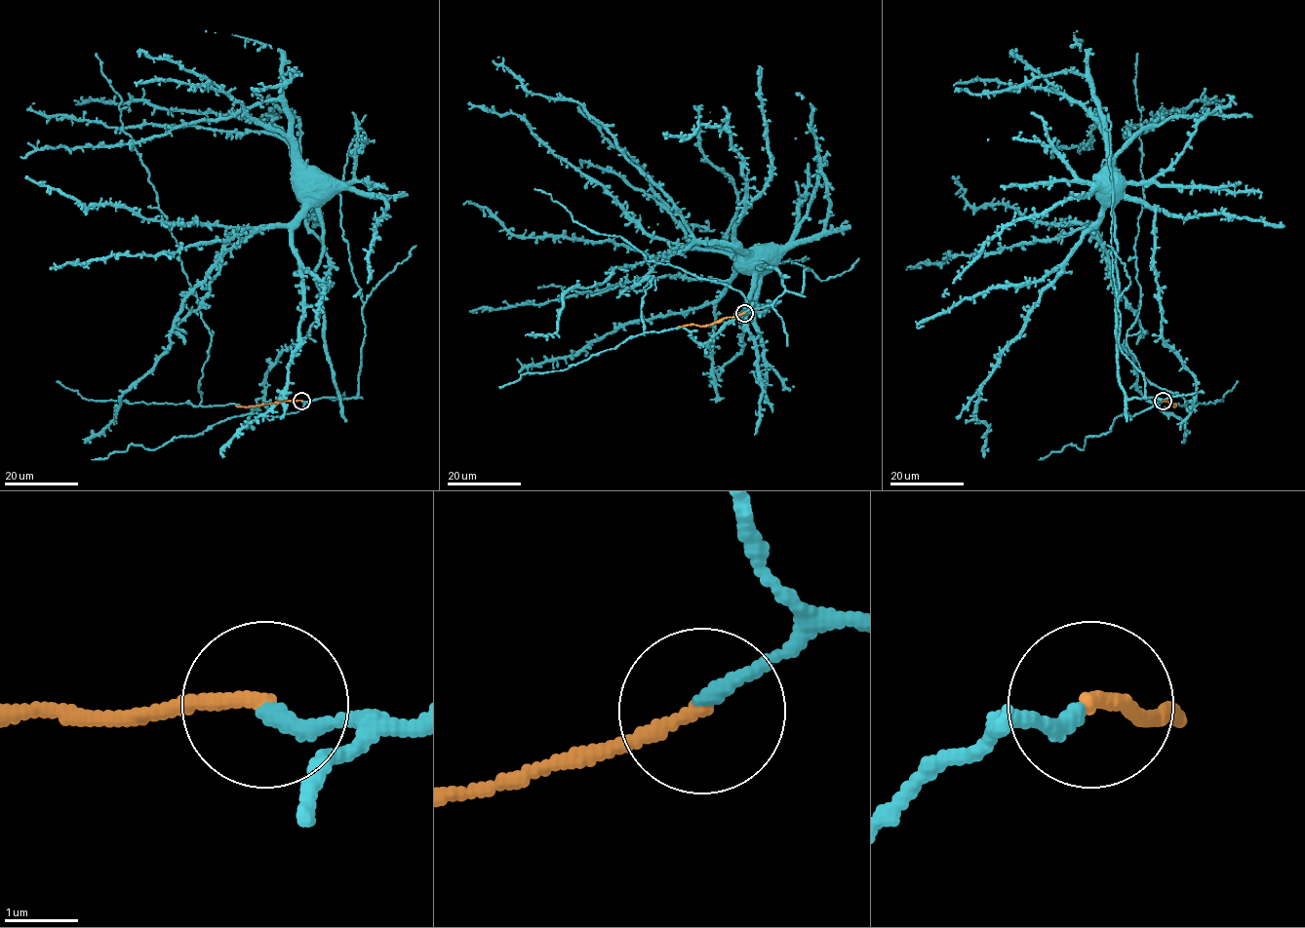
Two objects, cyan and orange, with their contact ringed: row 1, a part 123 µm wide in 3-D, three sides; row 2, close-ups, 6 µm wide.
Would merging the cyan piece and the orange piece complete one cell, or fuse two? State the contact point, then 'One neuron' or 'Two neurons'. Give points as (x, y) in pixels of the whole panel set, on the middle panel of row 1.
Place: (744, 313). One neuron

